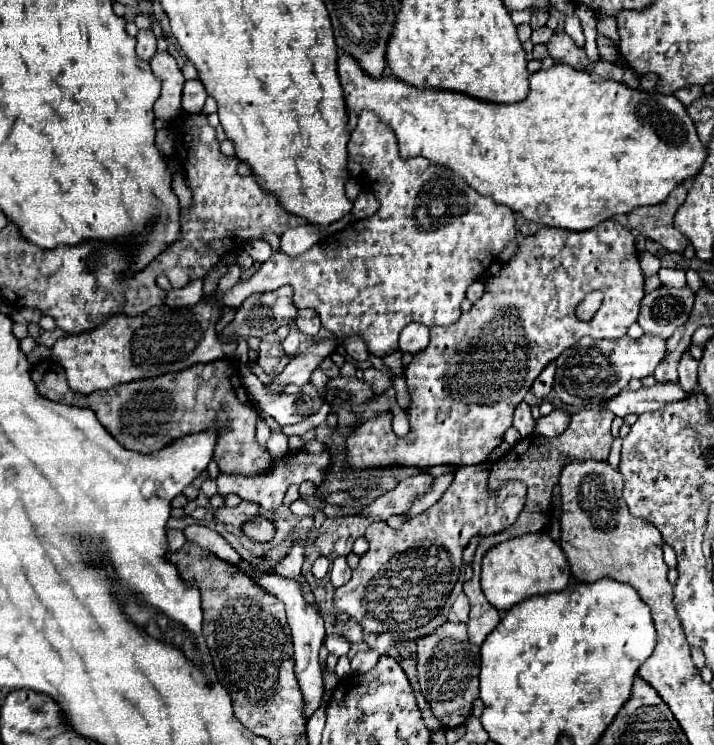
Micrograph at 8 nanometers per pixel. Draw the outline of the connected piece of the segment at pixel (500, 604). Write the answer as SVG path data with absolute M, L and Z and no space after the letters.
M548 533L514 537L506 543L500 543L498 547L492 547L482 561L482 591L498 611L508 611L510 607L534 595L564 591L570 581L572 573L568 559Z

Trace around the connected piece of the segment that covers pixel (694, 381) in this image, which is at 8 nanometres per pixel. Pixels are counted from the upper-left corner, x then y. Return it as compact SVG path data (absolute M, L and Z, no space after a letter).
M686 351L678 363L678 373L680 373L680 387L686 393L694 393L698 387L698 361L690 357L690 353Z

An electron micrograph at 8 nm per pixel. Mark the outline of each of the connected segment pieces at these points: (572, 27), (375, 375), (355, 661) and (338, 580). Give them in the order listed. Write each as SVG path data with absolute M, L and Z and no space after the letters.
M570 15L570 17L566 17L566 21L564 21L564 31L578 43L578 45L582 45L584 43L584 33L582 33L582 25L580 25L580 19L576 17L576 15Z
M369 368L364 371L364 381L372 387L376 395L383 394L392 386L391 377L374 368Z
M372 649L356 653L352 657L352 671L354 673L366 673L366 671L370 671L378 663L378 657L380 657L380 653L376 653Z
M344 557L334 559L332 569L330 569L330 581L332 581L332 585L334 585L334 587L340 587L340 585L344 585L350 577L352 577L352 569L348 567L346 559L344 559Z

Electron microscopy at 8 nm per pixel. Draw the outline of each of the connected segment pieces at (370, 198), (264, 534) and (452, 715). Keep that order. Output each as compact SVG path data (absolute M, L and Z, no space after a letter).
M372 191L360 193L360 197L354 201L354 207L352 207L352 215L356 219L366 219L376 211L378 211L378 199L372 195Z
M258 515L258 519L252 519L250 523L246 523L246 527L242 527L242 531L246 533L248 539L258 541L258 543L268 543L276 533L272 521L268 521L262 515Z
M446 621L440 625L434 633L418 639L418 679L420 679L420 691L428 699L432 713L444 723L444 727L452 729L462 725L472 711L474 699L478 699L478 673L480 673L480 647L472 645L468 641L468 629L466 623L452 623Z

